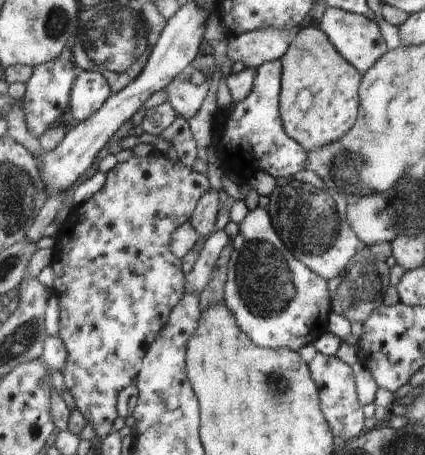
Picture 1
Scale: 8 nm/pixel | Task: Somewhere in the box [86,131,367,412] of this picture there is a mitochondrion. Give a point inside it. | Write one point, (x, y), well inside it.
(263, 272)

